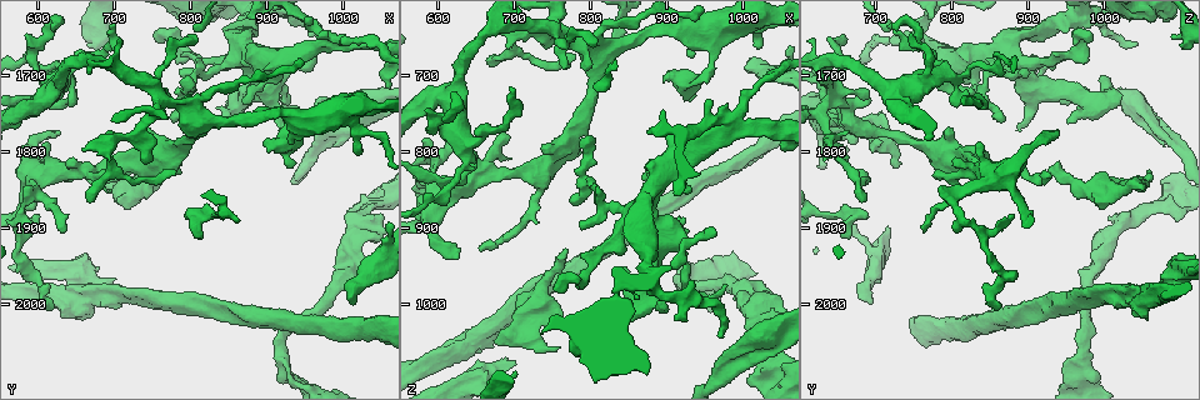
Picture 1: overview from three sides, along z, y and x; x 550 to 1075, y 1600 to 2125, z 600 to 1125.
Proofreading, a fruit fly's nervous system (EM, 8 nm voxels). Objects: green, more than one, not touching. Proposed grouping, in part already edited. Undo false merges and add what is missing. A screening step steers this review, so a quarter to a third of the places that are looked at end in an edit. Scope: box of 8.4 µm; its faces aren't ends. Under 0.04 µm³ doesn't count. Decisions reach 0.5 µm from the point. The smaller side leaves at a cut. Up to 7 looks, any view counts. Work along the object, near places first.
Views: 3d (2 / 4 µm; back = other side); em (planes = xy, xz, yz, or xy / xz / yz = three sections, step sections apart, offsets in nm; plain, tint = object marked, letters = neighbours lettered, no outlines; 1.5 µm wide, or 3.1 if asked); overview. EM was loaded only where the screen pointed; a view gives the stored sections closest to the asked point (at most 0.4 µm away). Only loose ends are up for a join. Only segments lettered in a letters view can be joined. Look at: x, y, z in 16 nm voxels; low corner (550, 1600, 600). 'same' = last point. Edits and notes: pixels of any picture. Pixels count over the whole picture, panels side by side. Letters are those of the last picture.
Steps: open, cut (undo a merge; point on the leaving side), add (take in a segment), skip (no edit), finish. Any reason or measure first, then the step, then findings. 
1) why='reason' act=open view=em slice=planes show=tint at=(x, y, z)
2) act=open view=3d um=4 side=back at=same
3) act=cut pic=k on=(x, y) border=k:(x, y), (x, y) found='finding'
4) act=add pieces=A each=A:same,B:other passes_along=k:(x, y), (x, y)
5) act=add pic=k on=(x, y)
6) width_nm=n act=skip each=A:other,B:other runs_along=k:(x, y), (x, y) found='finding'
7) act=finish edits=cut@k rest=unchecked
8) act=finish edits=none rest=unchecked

why='free end' act=open view=em slice=planes show=letters at=(770, 1820, 930)

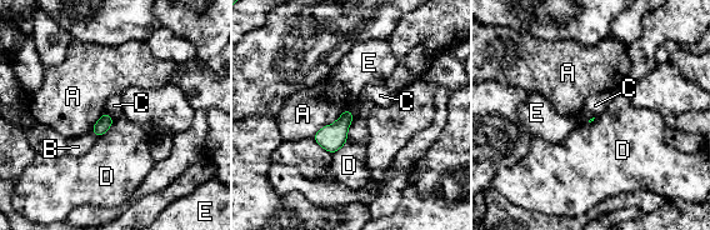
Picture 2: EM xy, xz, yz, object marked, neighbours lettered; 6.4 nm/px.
act=skip each=A:other,B:other,C:other,D:other,E:other border=2:(349, 108), (354, 116) found='none of them fits'

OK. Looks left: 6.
act=open view=em slice=planes show=letters at=(790, 1695, 900)

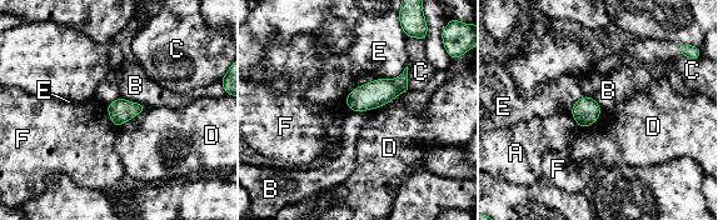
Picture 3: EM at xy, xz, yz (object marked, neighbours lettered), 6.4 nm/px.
width_nm=150 act=skip each=A:other,B:other,C:other,D:other,E:other,F:other border=3:(146, 106), (115, 128) found='none of them fits'

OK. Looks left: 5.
why='branch point' act=open view=em slice=planes show=letters at=(770, 1735, 650)

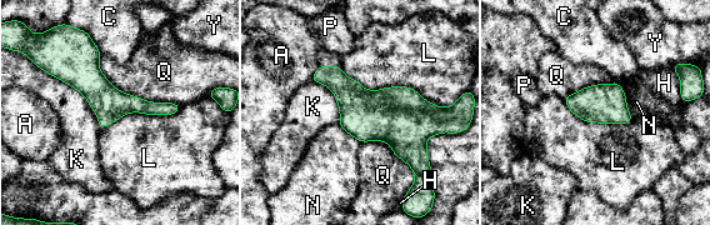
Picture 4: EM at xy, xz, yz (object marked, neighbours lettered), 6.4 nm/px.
longest_contact=L:750nm act=skip each=A:other,C:other,H:other,K:other,L:other,N:other,P:other,Q:other,Y:other runs_along=4:(83, 50), (118, 104), (175, 108) found='continuous, no second cell'

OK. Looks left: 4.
act=finish edits=none rest=unchecked

